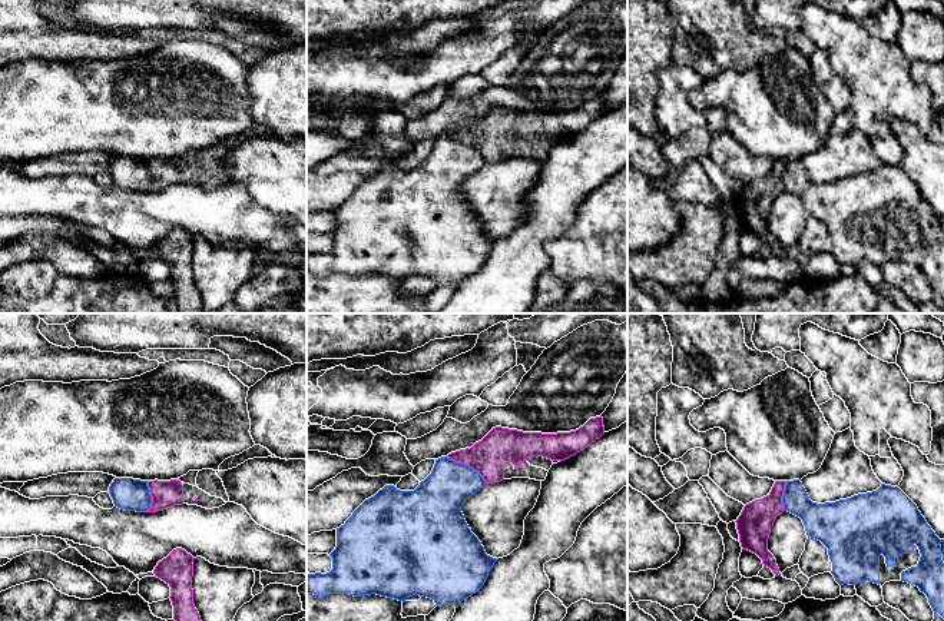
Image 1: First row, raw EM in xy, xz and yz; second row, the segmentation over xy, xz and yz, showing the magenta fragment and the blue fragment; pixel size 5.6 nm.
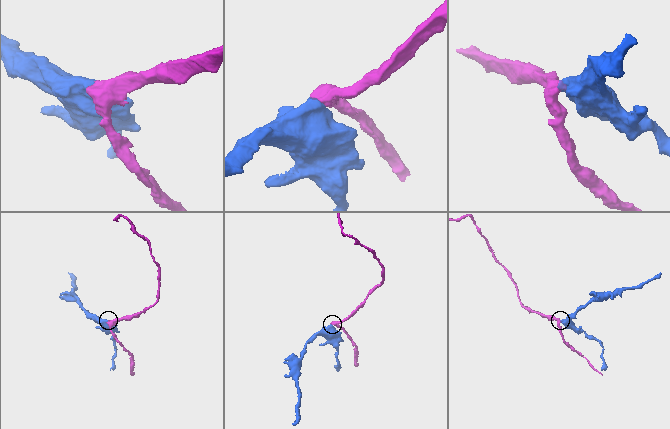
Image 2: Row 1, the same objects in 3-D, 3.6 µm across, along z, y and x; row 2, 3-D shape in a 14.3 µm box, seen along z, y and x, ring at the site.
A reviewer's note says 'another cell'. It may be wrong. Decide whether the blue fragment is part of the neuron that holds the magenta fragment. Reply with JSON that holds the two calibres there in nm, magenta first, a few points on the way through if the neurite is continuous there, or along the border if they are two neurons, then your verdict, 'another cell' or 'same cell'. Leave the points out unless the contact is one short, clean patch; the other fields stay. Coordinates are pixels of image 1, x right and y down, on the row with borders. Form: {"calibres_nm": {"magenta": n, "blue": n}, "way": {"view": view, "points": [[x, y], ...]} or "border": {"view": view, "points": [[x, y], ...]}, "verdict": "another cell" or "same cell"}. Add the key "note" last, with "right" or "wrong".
{"calibres_nm": {"magenta": 200, "blue": 280}, "border": {"view": "xz", "points": [[446, 457], [467, 464], [486, 482]]}, "verdict": "another cell", "note": "right"}

